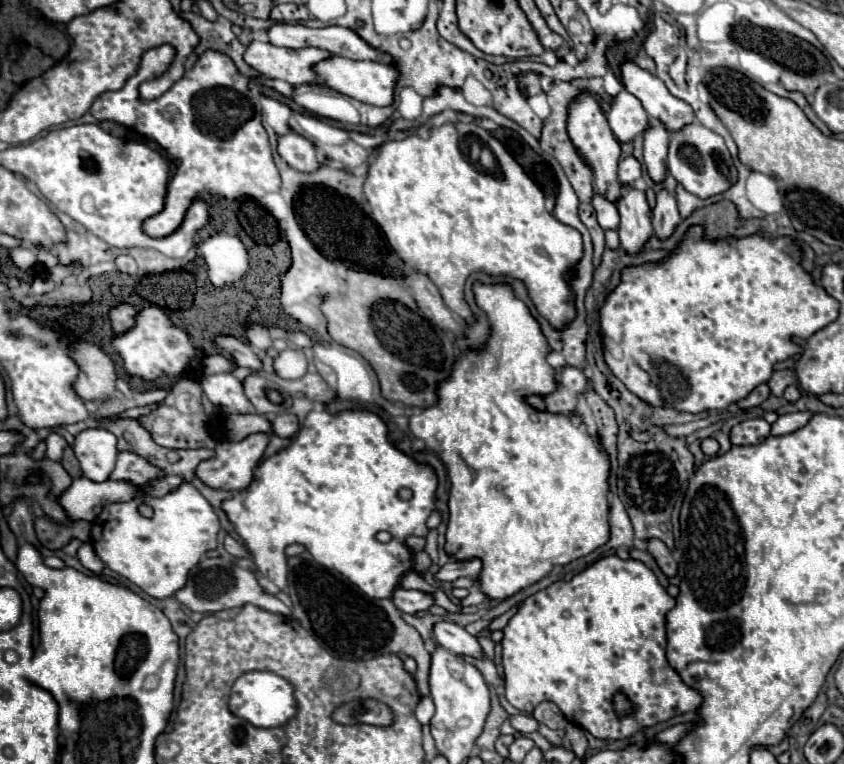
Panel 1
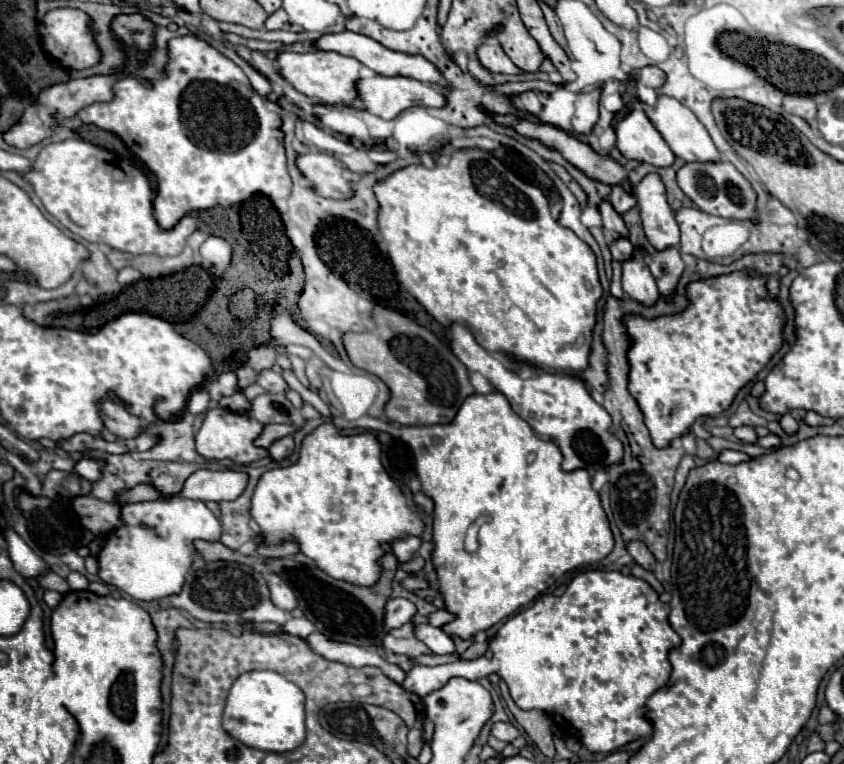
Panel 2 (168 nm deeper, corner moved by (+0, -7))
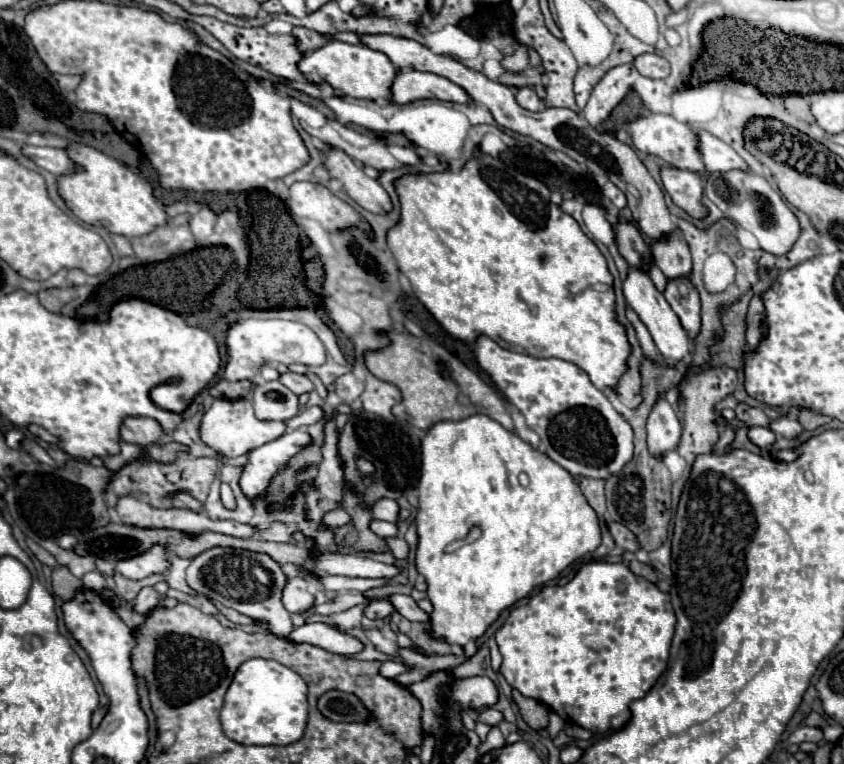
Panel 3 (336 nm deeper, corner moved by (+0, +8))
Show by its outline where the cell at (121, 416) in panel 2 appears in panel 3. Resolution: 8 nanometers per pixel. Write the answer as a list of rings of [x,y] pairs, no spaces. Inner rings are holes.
[[[127,418],[121,426],[121,438],[137,446],[151,446],[163,436],[163,428],[151,418]]]

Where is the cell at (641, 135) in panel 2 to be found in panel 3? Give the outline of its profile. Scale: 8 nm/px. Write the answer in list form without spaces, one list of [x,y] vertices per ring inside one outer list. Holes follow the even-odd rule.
[[[649,114],[645,118],[637,118],[635,122],[629,124],[629,134],[633,138],[633,146],[637,150],[645,152],[645,154],[655,154],[661,160],[665,160],[667,164],[677,166],[677,168],[705,170],[705,164],[703,164],[701,154],[699,154],[699,136],[697,136],[697,132],[691,126],[673,120],[671,116]]]

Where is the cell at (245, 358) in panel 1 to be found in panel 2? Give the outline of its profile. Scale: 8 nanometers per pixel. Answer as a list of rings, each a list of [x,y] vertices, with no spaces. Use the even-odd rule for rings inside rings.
[[[273,369],[269,371],[257,371],[257,383],[271,393],[283,393],[287,389],[287,383],[283,381],[283,377],[279,373],[275,373]]]

